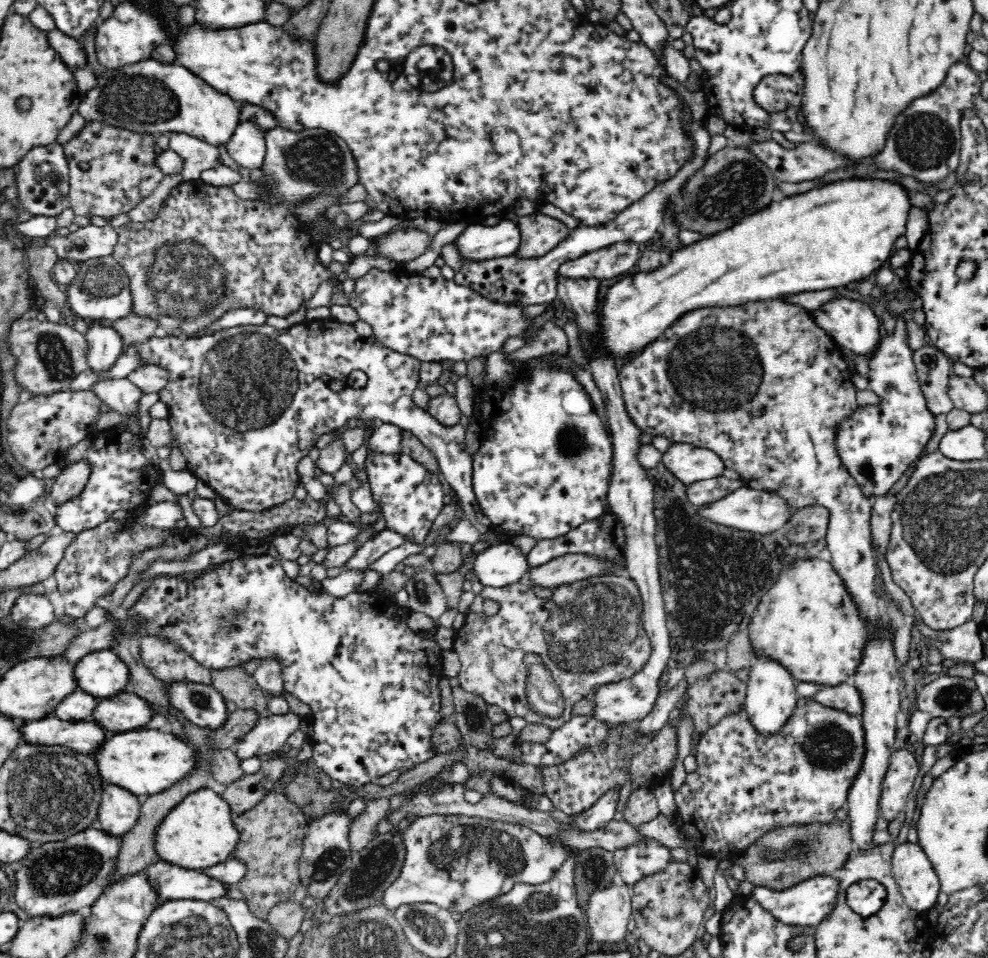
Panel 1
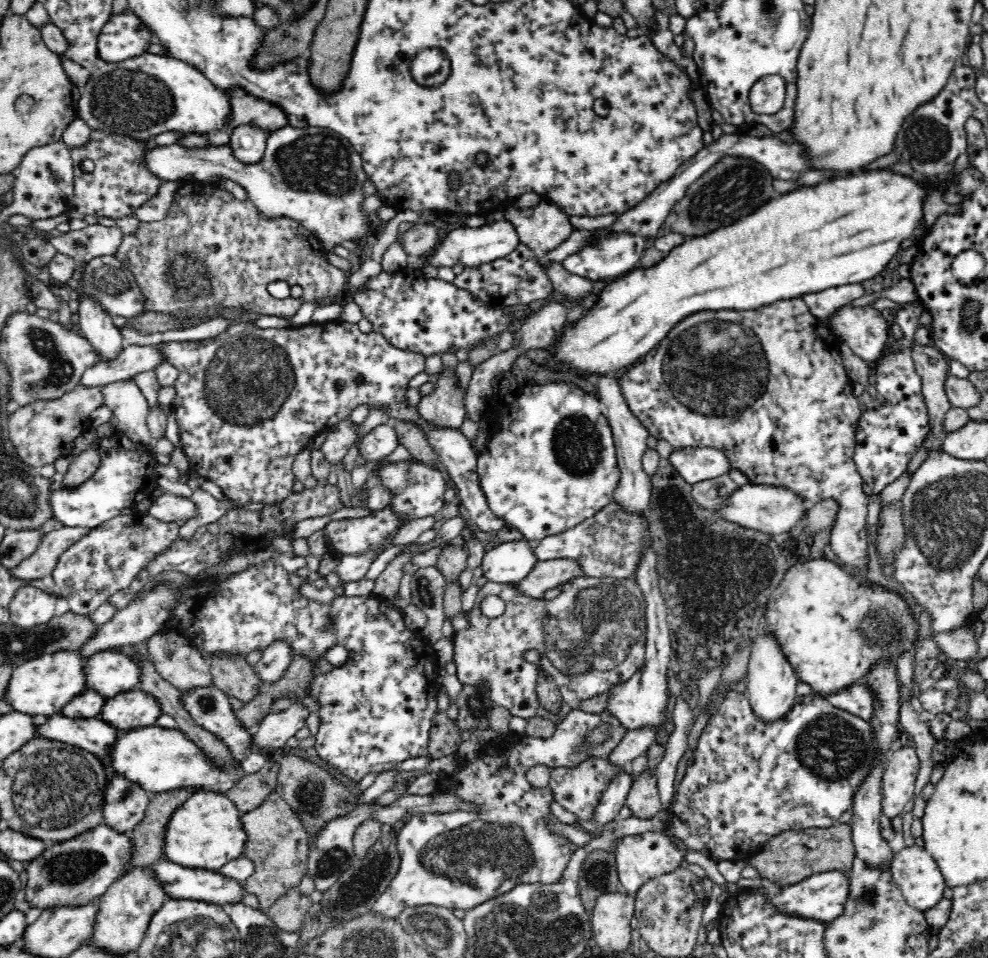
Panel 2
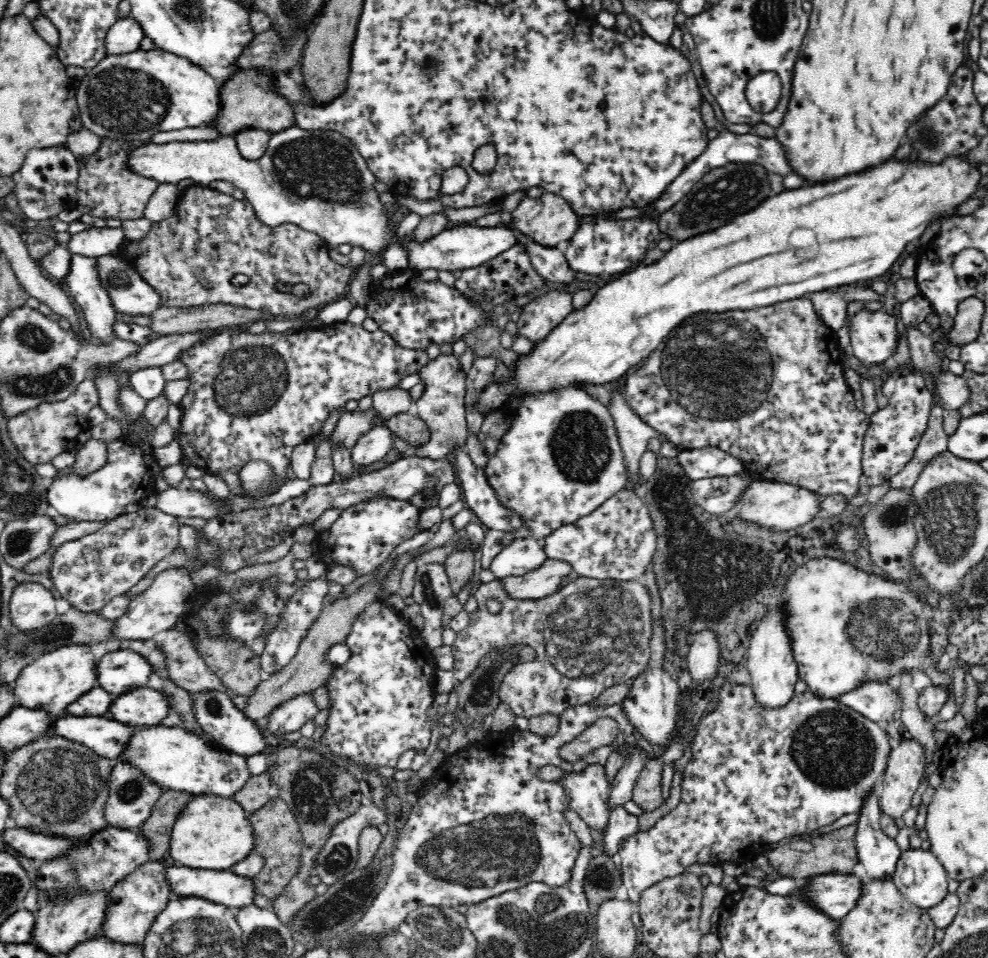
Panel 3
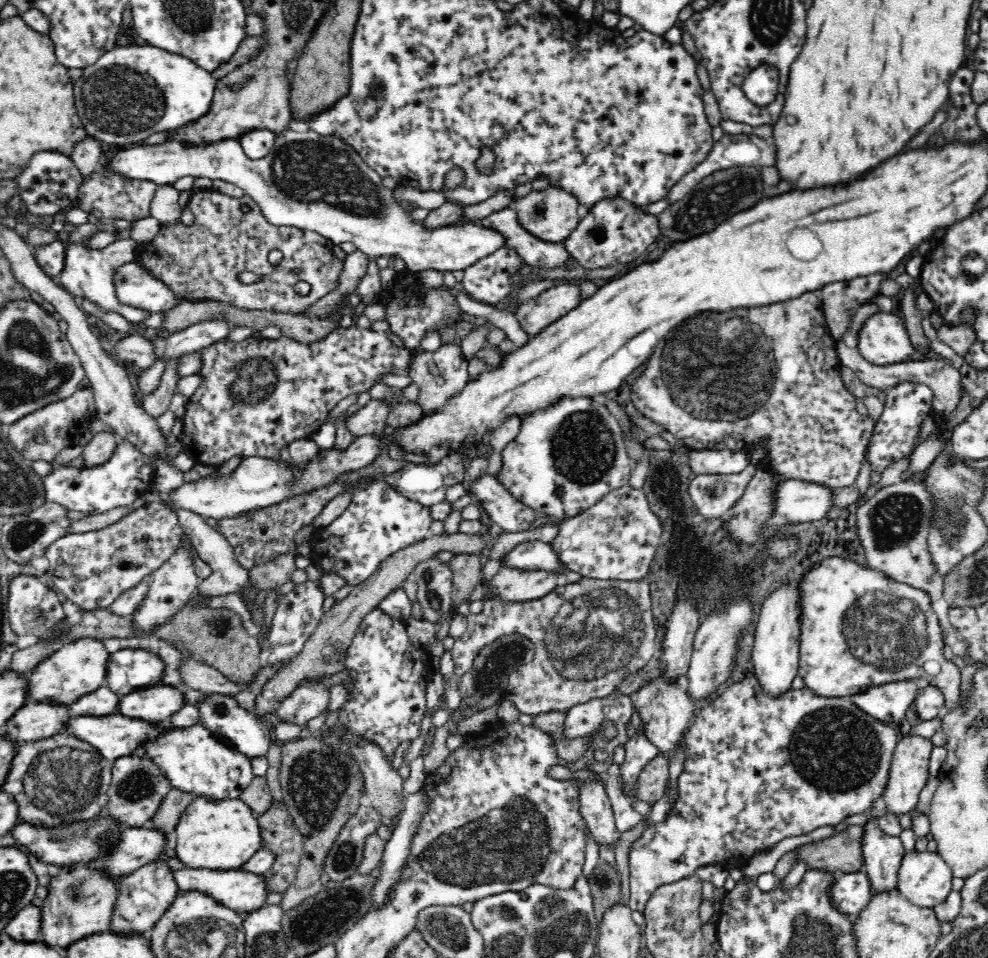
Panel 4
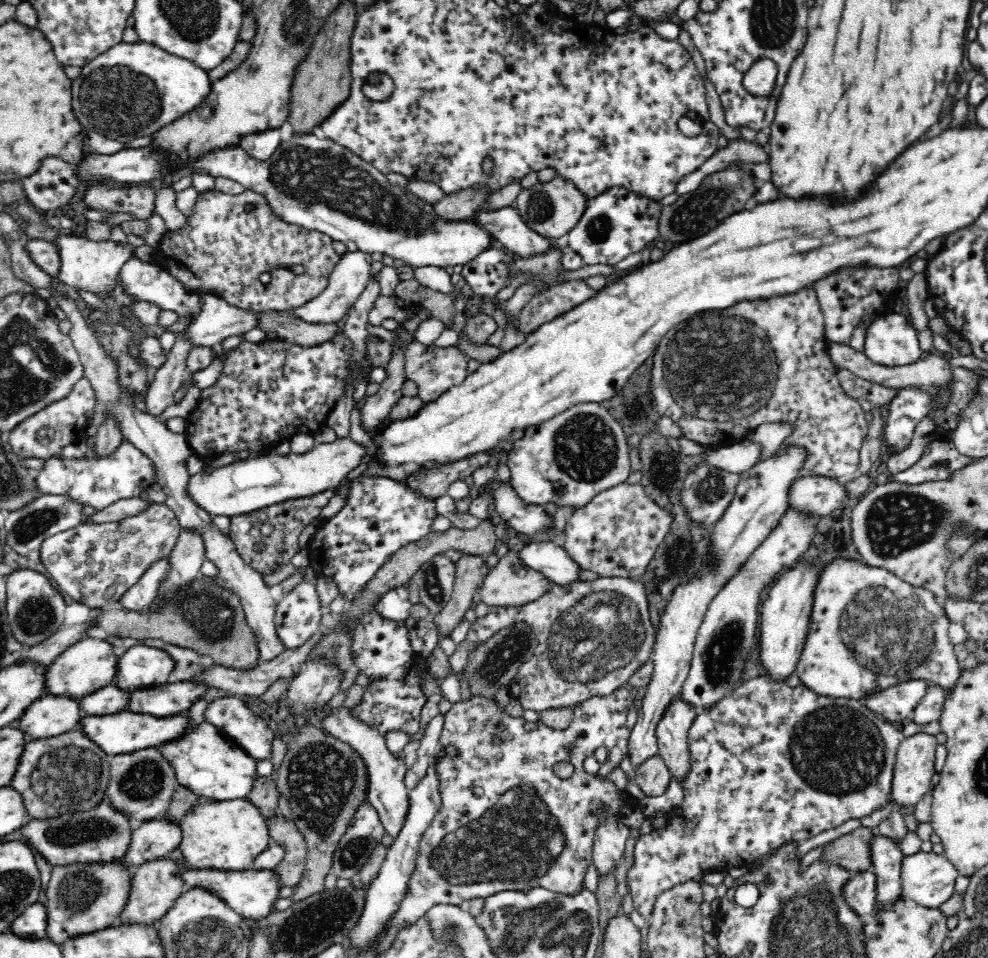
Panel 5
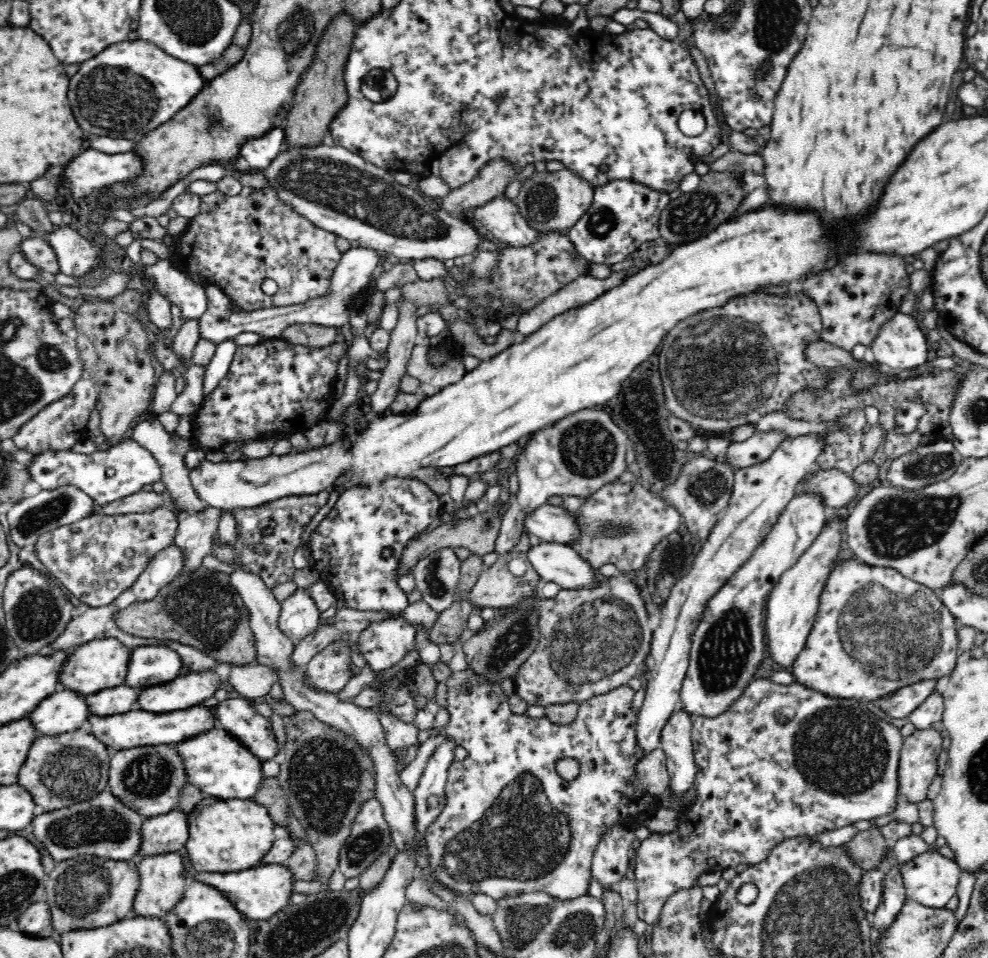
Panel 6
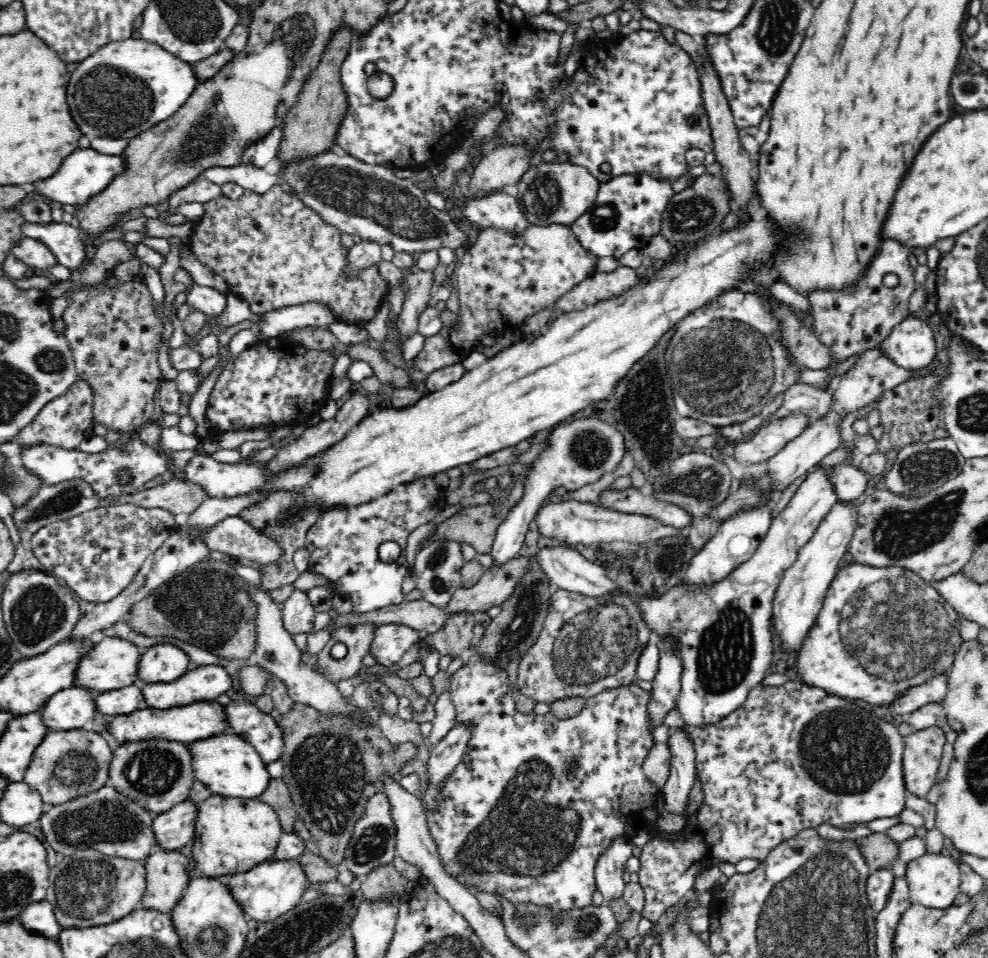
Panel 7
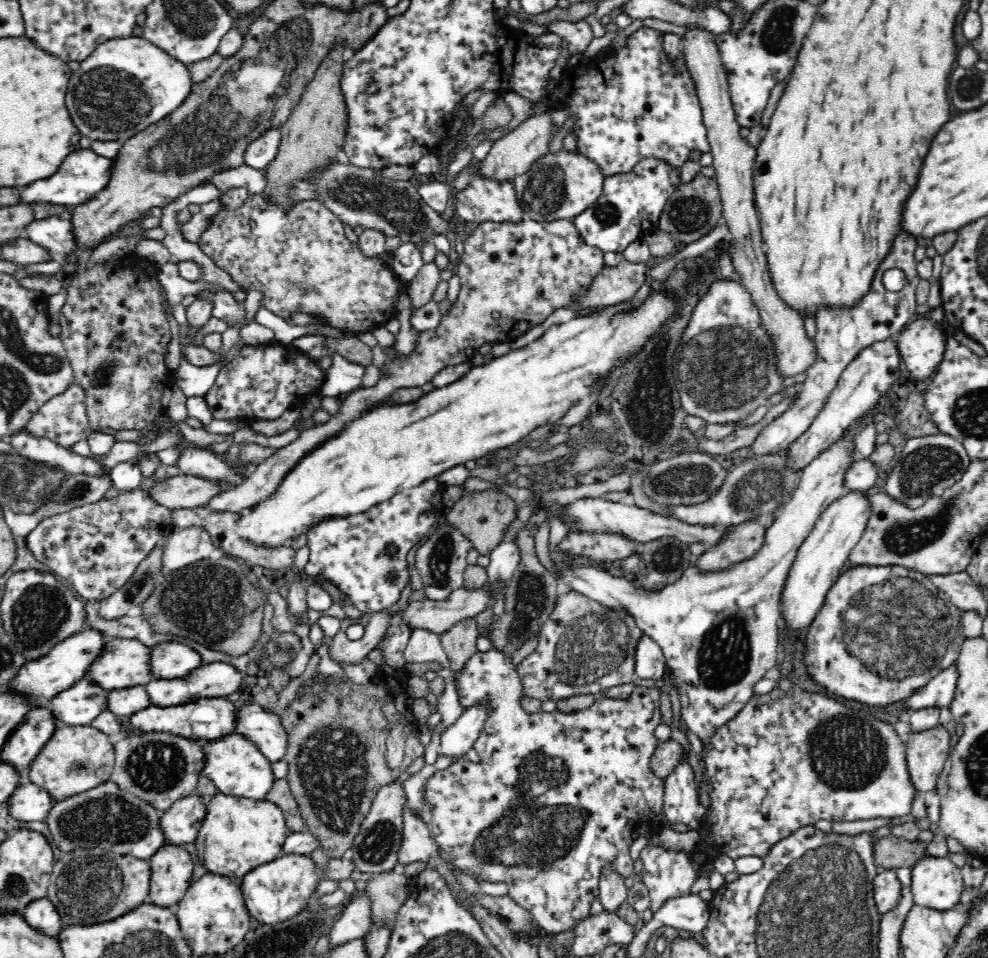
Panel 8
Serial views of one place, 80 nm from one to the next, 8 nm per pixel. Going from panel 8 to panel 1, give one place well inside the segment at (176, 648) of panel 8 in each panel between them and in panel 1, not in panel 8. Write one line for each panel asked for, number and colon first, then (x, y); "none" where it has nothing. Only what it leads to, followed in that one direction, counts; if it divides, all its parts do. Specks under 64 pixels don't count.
1: (102, 674)
2: (109, 673)
3: (119, 672)
4: (128, 670)
5: (140, 667)
6: (149, 665)
7: (161, 663)

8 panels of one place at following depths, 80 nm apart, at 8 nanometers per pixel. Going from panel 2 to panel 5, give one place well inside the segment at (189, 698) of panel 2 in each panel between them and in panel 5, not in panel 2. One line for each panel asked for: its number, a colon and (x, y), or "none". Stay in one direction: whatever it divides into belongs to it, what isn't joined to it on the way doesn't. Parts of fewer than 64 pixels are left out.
3: (235, 733)
4: (222, 715)
5: (229, 714)

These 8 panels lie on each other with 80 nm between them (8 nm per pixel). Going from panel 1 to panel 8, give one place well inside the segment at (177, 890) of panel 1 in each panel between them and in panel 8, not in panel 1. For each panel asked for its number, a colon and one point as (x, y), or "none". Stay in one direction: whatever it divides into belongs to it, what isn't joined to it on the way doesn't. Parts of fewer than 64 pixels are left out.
2: (179, 882)
3: (225, 888)
4: (242, 891)
5: (252, 893)
6: (259, 892)
7: (265, 892)
8: (275, 891)

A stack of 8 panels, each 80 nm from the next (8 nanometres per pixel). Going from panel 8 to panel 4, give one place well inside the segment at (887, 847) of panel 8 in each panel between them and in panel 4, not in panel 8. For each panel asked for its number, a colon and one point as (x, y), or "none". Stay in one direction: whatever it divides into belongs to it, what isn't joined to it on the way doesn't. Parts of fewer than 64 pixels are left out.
4: (841, 852)
5: (851, 851)
6: (866, 849)
7: (878, 850)

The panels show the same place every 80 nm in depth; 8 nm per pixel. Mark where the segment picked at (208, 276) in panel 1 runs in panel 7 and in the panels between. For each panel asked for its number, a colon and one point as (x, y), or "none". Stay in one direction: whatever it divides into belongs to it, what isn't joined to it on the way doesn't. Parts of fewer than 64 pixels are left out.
2: (211, 252)
3: (190, 258)
4: (229, 235)
5: (228, 241)
6: (234, 242)
7: (303, 257)

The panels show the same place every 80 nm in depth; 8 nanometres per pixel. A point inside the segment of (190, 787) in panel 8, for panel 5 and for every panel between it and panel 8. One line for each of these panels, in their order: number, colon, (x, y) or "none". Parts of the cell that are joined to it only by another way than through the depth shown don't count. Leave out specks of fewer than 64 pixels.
5: (141, 783)
6: (148, 779)
7: (156, 774)

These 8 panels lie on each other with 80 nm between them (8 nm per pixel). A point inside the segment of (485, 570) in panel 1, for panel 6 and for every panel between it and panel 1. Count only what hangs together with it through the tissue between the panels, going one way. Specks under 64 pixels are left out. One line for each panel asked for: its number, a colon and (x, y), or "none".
2: (509, 562)
3: (520, 556)
4: (531, 555)
5: (549, 558)
6: (554, 562)

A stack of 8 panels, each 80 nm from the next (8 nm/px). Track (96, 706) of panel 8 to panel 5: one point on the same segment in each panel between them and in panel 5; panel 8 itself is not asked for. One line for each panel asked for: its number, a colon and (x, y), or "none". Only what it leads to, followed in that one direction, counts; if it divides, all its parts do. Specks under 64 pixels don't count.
5: (51, 715)
6: (64, 711)
7: (68, 709)

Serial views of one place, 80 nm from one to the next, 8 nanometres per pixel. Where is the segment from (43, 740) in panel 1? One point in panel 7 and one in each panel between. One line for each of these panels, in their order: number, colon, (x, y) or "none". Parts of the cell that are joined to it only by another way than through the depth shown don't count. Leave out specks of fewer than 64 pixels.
2: (91, 734)
3: (106, 737)
4: (113, 736)
5: (124, 732)
6: (137, 728)
7: (200, 720)

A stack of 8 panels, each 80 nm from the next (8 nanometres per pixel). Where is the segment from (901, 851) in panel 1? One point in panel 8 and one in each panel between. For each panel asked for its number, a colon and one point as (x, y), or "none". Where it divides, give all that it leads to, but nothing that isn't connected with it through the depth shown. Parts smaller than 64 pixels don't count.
2: (915, 872)
3: (920, 876)
4: (924, 878)
5: (927, 878)
6: (930, 878)
7: (933, 879)
8: (935, 882)

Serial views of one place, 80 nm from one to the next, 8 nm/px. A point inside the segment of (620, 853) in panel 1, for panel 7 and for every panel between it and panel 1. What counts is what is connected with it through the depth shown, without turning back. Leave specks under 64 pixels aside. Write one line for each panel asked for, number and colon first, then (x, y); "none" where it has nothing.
2: (639, 858)
3: (756, 776)
4: (758, 769)
5: (768, 763)
6: (781, 762)
7: (775, 767)

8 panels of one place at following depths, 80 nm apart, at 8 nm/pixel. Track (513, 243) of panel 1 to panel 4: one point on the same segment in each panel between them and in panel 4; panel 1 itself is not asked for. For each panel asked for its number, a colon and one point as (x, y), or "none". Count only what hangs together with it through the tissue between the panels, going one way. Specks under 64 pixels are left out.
2: (468, 246)
3: (468, 246)
4: (317, 183)

